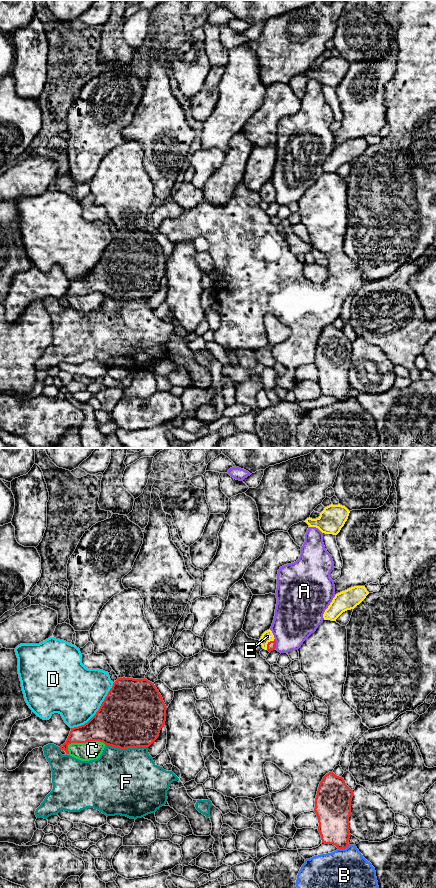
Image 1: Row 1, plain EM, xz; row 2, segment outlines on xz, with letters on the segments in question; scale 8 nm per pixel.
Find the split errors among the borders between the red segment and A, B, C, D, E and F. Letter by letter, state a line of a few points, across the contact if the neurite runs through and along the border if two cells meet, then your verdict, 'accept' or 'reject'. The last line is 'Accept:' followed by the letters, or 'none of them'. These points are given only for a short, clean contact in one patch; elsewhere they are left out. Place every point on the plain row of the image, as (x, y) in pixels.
A: reject
B: reject
C: reject
D: reject
E: xz (271, 197), (268, 195), (267, 188) | accept
F: reject
Accept: E

